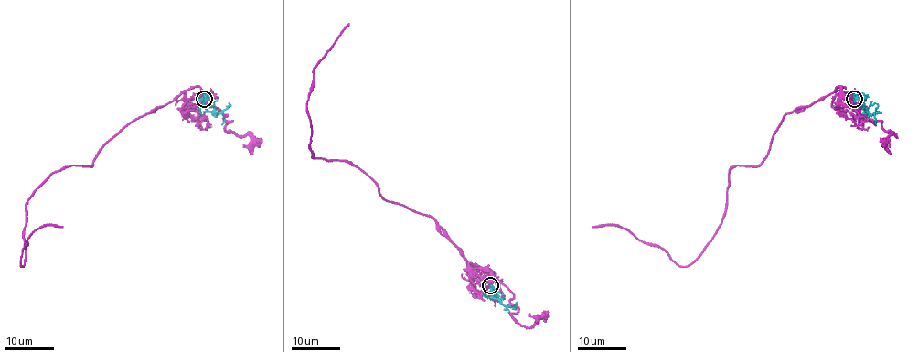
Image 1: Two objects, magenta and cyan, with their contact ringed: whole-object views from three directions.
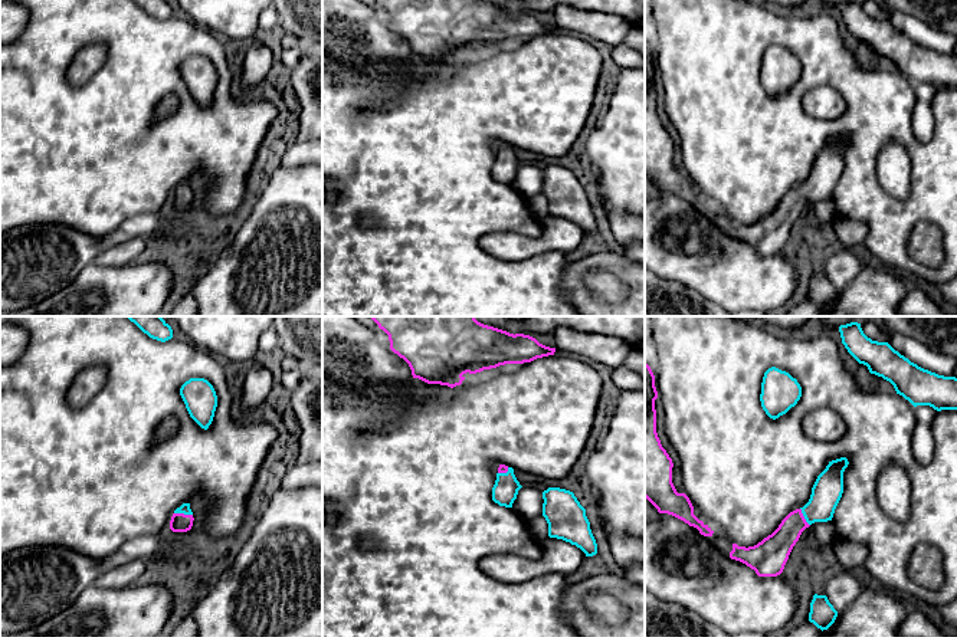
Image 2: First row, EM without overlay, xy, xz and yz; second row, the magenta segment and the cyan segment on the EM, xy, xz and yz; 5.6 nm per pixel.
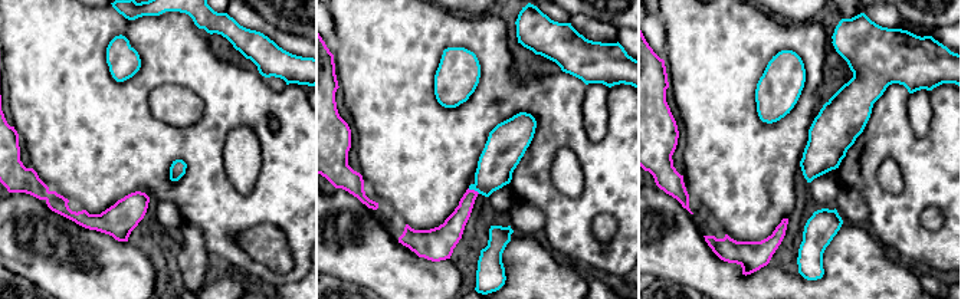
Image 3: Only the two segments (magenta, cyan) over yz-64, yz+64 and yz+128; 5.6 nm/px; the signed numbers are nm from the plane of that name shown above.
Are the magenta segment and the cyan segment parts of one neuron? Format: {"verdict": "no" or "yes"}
{"verdict": "yes"}

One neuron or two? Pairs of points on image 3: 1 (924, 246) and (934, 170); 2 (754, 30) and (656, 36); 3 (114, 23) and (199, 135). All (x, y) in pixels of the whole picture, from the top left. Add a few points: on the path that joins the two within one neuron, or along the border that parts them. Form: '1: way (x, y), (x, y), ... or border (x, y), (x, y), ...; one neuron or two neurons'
1: way (912, 227), (912, 200), (922, 189); one neuron
2: border (661, 17), (665, 53); two neurons
3: way (148, 35), (210, 94), (210, 101); one neuron

